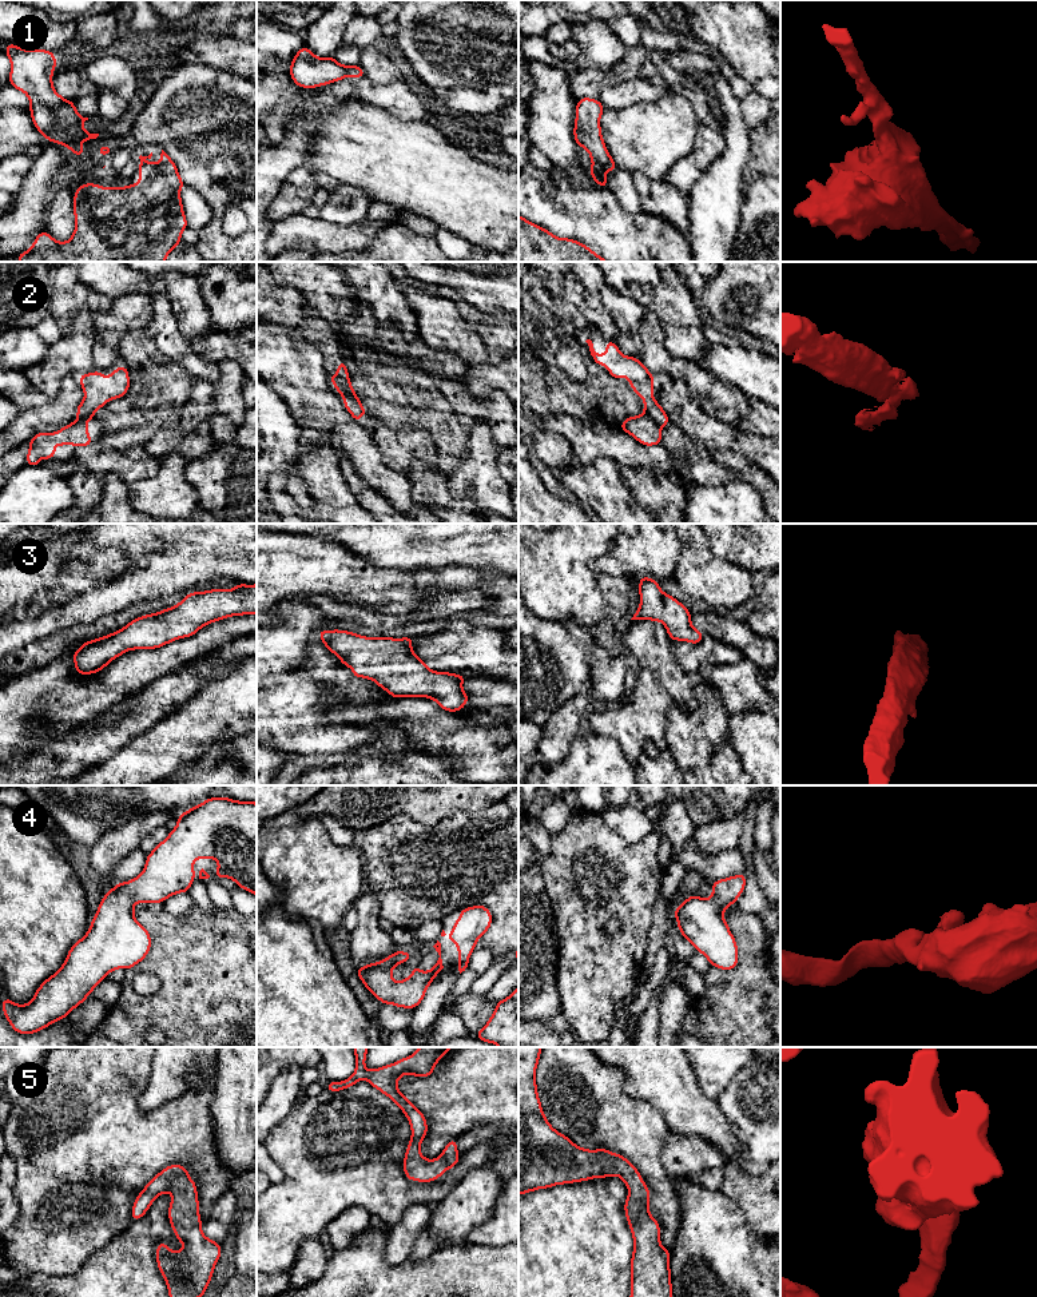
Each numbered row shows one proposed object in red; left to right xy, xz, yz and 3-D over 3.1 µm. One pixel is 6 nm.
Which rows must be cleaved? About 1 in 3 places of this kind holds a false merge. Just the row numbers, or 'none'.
2

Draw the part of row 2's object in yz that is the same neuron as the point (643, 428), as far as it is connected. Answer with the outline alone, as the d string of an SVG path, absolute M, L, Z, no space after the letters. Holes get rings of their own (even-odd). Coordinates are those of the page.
M645 413L637 417L629 415L621 422L620 429L644 446L660 445L661 442L661 426Z

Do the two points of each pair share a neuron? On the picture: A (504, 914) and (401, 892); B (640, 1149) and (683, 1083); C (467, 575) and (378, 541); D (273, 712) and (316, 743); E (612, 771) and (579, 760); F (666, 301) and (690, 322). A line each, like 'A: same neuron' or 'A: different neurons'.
A: same neuron
B: different neurons
C: different neurons
D: same neuron
E: same neuron
F: same neuron

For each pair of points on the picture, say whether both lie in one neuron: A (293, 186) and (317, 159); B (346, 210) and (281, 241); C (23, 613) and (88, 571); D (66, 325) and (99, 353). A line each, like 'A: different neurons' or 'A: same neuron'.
A: different neurons
B: different neurons
C: same neuron
D: different neurons

